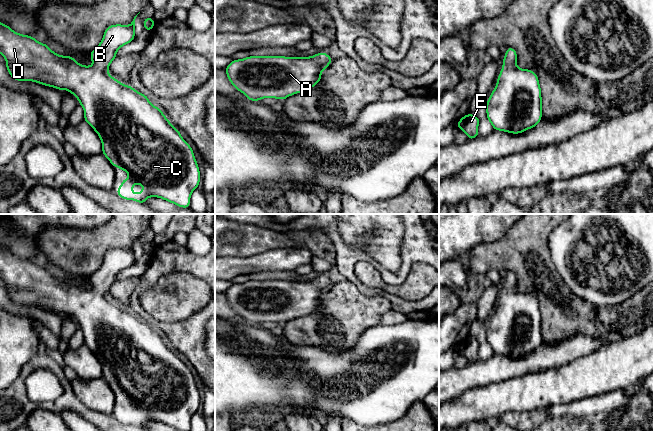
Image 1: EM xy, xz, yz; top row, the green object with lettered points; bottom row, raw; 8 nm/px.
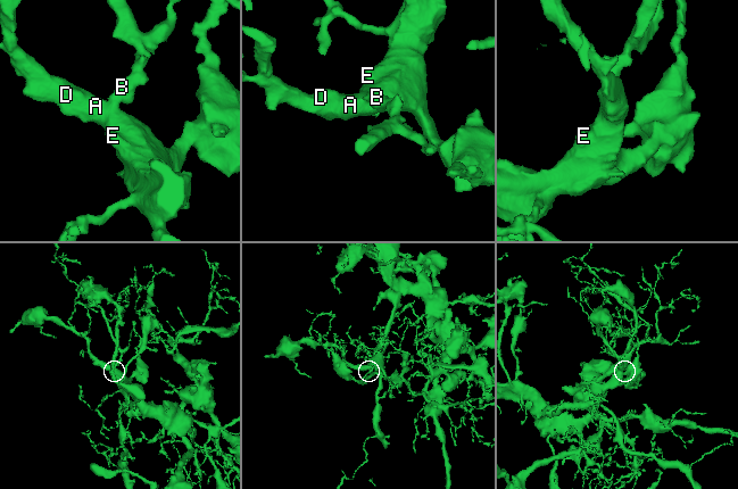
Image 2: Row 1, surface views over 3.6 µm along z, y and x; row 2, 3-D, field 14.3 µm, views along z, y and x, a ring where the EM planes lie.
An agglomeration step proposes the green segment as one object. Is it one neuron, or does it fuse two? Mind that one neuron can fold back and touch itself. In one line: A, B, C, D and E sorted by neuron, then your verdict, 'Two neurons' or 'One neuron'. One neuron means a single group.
Groups: A B C D E. One neuron

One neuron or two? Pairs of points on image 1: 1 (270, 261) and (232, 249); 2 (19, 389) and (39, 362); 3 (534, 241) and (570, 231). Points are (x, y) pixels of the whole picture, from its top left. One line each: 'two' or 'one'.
1: two
2: one
3: two

